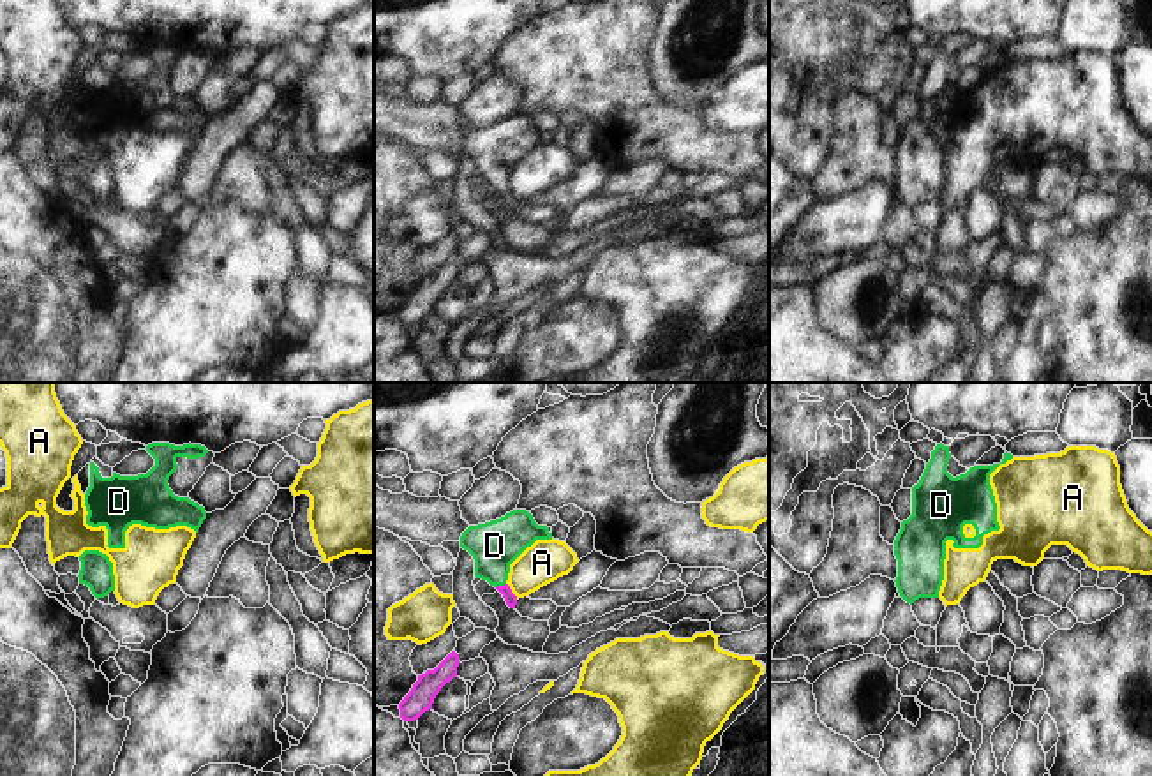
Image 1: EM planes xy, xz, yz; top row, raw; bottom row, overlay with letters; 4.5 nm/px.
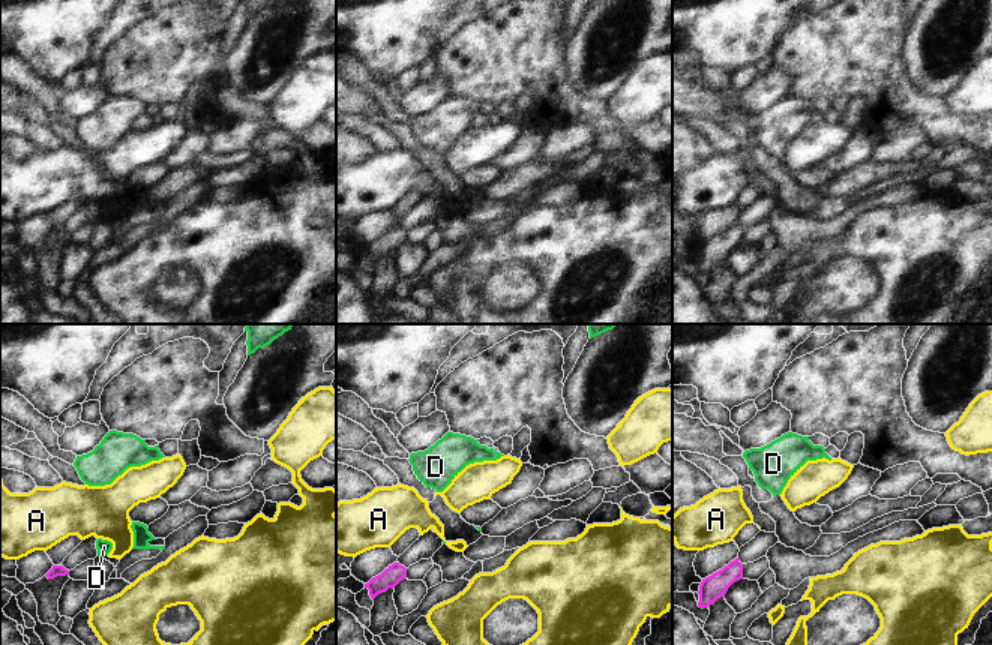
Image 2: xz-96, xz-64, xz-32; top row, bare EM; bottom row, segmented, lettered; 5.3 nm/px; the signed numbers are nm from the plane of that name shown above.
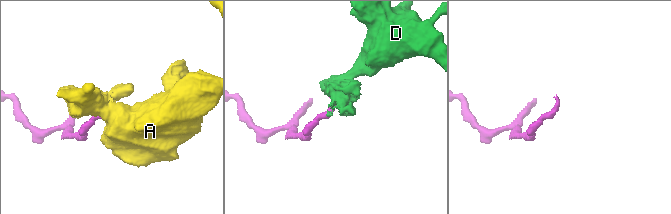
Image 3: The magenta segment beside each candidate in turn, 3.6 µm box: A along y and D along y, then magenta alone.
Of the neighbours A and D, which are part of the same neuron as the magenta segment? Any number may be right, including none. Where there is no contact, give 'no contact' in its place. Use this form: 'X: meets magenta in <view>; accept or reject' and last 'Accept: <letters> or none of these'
A: meets magenta in xz; reject
D: meets magenta in xz; accept
Accept: D

